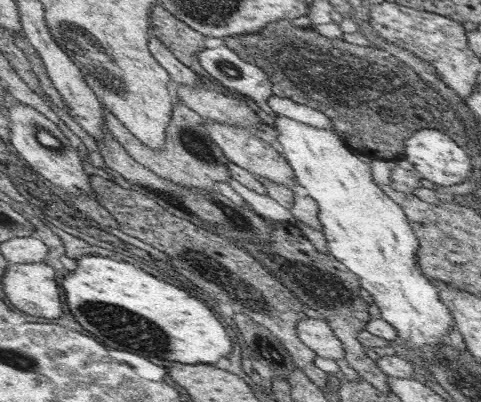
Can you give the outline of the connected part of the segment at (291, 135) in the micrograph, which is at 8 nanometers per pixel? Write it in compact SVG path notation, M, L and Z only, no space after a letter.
M273 114L276 125L274 125L274 129L278 131L278 141L280 141L280 151L284 153L284 158L288 161L288 164L293 168L293 174L296 176L296 180L306 188L309 192L309 196L312 197L317 203L319 207L318 219L322 223L322 233L325 236L327 241L327 248L329 252L336 258L336 260L340 261L344 266L348 267L354 274L358 275L360 278L360 285L362 288L365 288L374 299L374 304L378 306L382 313L382 319L387 321L394 330L396 330L397 337L402 339L401 343L409 348L410 350L414 350L414 348L422 348L422 346L427 346L432 344L434 348L438 348L436 344L446 344L446 346L450 346L452 340L450 340L450 330L454 330L455 324L454 318L451 314L451 309L448 308L442 300L440 299L440 295L438 295L438 288L434 283L430 283L430 279L426 278L423 271L419 268L418 260L416 260L416 252L419 252L420 243L416 238L416 235L413 233L412 227L408 222L407 216L405 212L394 202L388 195L385 193L378 184L376 184L373 179L371 172L371 165L366 162L362 162L357 156L356 152L352 150L339 136L338 133L323 129L317 128L314 126L310 126L308 124L304 124L298 122L294 119L290 119L285 116L281 116L279 114Z

